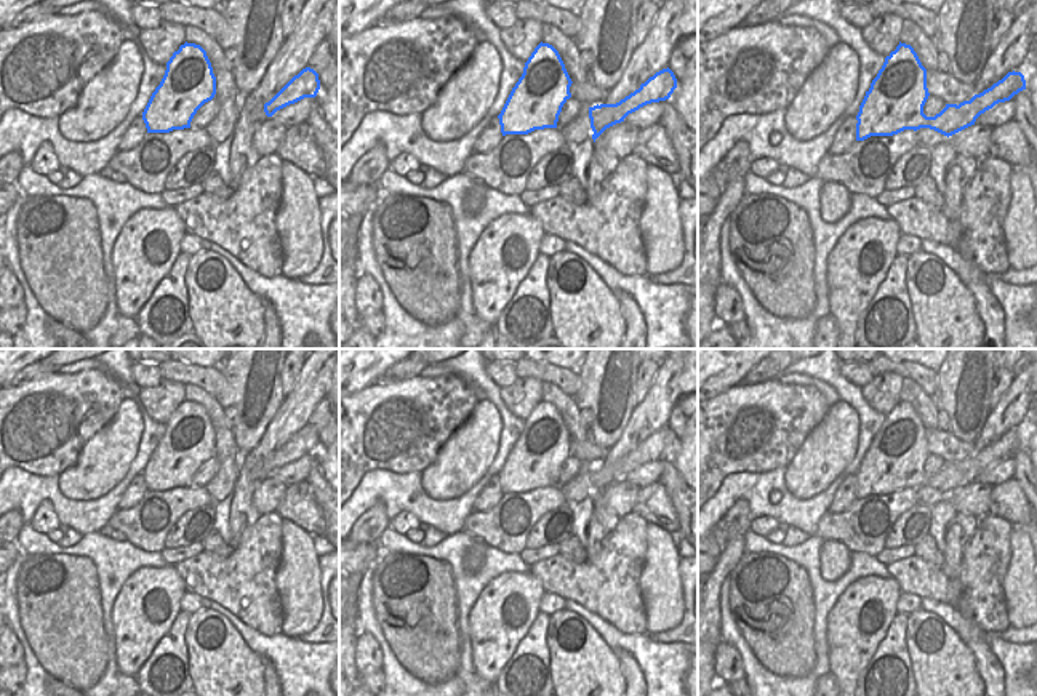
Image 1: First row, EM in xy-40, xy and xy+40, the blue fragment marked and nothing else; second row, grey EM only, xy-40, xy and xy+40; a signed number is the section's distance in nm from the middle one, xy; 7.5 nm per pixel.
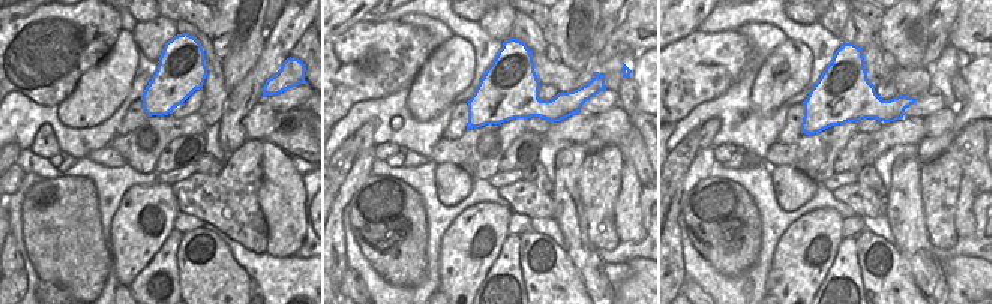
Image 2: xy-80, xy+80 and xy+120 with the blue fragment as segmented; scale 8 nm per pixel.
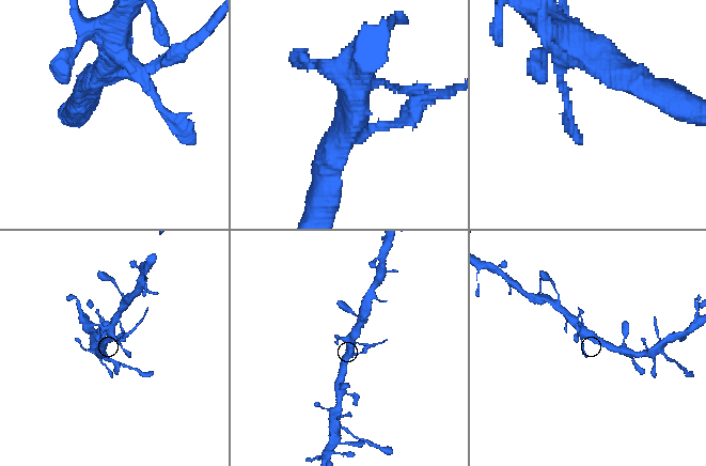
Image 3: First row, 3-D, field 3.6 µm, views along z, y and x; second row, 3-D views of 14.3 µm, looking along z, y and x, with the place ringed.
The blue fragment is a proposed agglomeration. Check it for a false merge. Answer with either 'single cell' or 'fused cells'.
fused cells

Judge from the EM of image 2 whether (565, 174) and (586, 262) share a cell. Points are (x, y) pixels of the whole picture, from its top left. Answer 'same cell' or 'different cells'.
same cell

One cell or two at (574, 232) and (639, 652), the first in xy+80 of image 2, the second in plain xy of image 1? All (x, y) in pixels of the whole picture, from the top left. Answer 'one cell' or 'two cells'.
two cells

